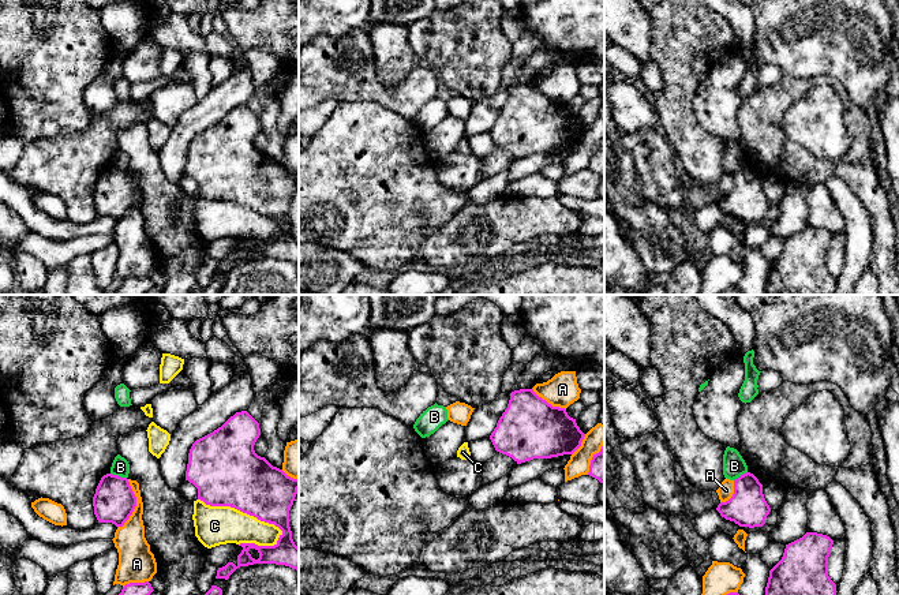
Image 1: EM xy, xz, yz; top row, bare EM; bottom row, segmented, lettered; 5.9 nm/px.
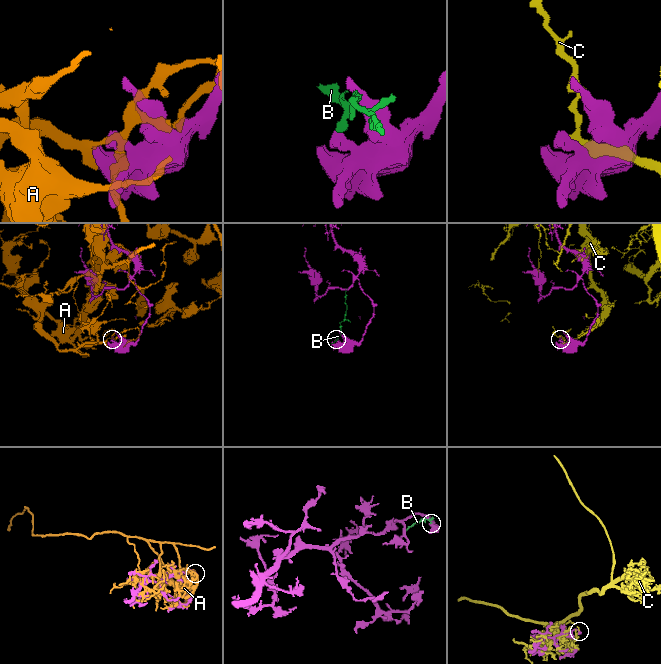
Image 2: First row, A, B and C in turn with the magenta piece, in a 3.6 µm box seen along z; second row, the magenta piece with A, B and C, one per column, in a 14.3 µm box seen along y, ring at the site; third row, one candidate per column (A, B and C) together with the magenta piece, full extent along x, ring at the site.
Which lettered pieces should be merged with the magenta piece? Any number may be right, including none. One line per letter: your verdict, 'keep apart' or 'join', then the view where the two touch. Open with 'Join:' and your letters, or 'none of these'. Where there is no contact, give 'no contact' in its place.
Join: none of these
A: keep apart; contact in xy
B: keep apart; contact in xy
C: keep apart; contact in xy

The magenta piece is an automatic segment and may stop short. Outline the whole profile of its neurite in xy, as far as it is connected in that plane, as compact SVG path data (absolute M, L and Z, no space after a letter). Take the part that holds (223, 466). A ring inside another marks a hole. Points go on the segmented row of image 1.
M241 411L213 433L196 439L188 453L186 480L198 489L198 499L210 506L235 508L282 531L274 546L240 543L243 550L237 555L237 564L228 562L218 568L216 579L228 580L237 568L254 564L285 565L299 570L299 547L292 539L289 527L289 510L299 490L299 478L288 476L255 453L254 445L259 435L259 423L247 411Z

